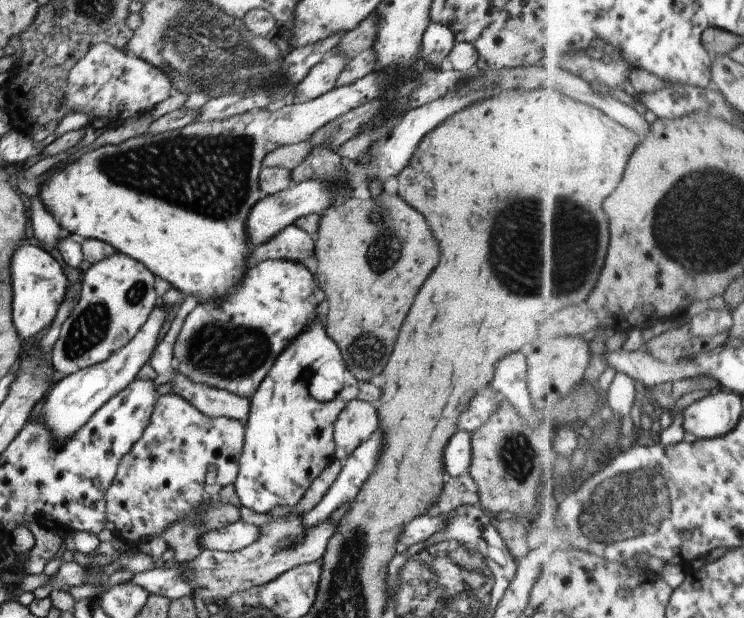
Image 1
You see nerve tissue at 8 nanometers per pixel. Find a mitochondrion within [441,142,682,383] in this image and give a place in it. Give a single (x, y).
(560, 273)

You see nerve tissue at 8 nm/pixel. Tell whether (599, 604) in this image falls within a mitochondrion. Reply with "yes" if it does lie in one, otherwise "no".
no

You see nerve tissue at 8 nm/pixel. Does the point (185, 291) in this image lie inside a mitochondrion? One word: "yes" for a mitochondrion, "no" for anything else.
no

